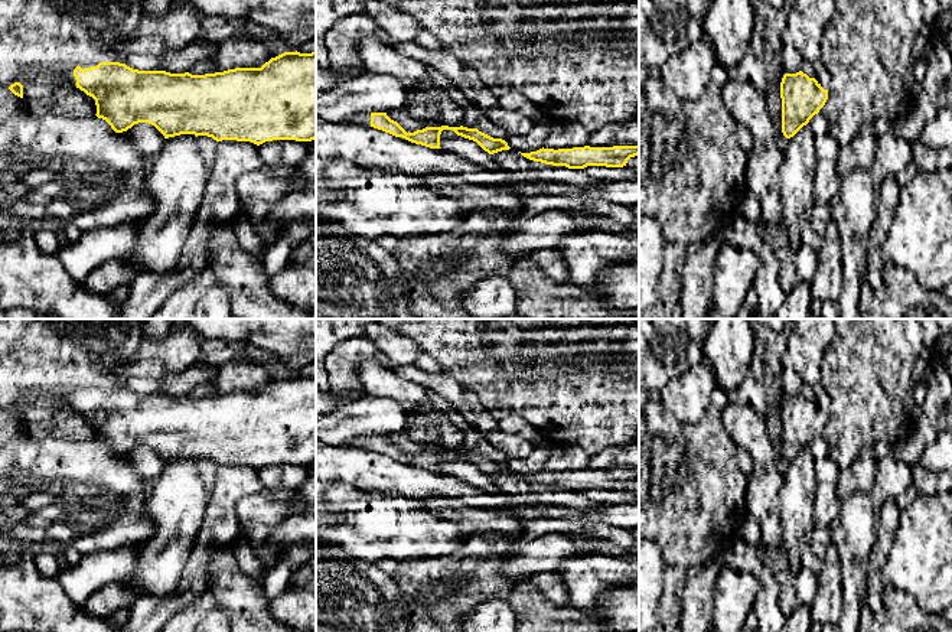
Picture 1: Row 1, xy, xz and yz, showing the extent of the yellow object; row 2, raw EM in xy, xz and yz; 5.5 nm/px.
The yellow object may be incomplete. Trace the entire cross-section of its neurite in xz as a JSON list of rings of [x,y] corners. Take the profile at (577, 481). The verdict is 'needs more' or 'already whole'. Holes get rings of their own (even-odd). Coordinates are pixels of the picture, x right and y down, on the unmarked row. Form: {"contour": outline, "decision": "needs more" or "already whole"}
{"contour": [[[639,469],[539,472],[521,476],[524,480],[552,489],[584,492],[587,489],[623,491],[630,480],[639,478]]], "decision": "already whole"}

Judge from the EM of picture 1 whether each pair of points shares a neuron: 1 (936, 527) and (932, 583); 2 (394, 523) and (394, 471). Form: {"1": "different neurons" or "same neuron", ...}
{"1": "same neuron", "2": "different neurons"}

